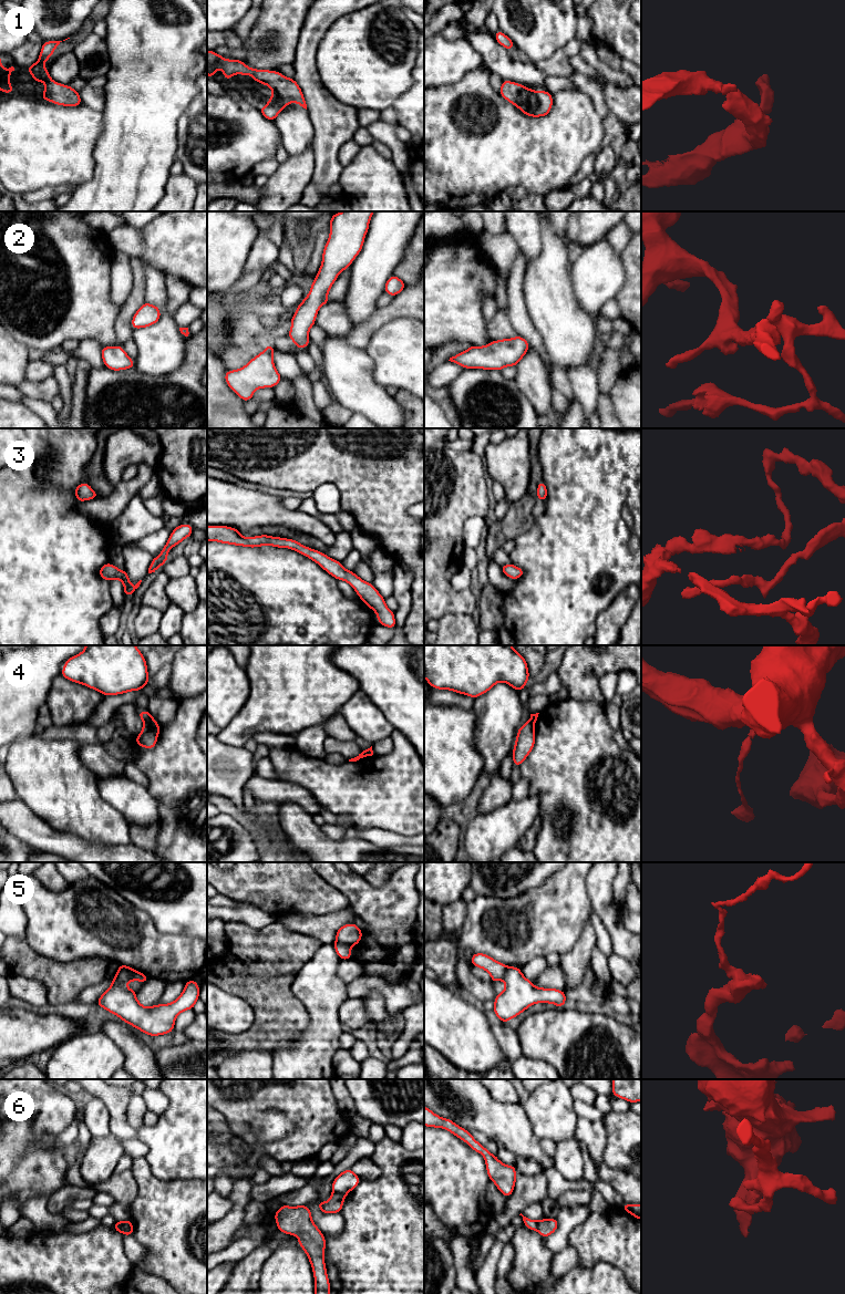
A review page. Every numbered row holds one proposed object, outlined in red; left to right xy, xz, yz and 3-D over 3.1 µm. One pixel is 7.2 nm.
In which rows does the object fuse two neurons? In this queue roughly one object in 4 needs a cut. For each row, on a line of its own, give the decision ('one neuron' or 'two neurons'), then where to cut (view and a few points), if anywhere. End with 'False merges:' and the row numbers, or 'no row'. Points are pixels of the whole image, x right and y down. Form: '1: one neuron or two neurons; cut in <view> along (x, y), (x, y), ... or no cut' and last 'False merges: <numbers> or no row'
1: one neuron; no cut
2: one neuron; no cut
3: one neuron; no cut
4: two neurons; cut in xy along (152, 718), (144, 723)
5: two neurons; cut in xy along (119, 969), (125, 970), (132, 980)
6: two neurons; cut in xz along (332, 1190), (344, 1196)
False merges: 4, 5, 6

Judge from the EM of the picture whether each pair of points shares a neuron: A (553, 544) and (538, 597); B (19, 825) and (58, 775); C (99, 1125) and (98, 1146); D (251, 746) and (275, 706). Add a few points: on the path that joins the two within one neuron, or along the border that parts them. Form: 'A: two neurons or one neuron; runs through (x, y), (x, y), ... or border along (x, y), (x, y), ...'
A: one neuron; runs through (553, 557), (552, 583)
B: two neurons; border along (17, 798), (21, 799), (51, 826)
C: two neurons; border along (110, 1132), (103, 1137), (92, 1137)
D: two neurons; border along (251, 737), (243, 746)

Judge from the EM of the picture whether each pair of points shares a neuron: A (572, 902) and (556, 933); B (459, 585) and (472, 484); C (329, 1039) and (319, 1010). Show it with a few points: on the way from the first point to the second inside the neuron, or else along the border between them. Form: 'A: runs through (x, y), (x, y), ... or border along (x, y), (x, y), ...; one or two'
A: runs through (567, 910), (556, 921), (556, 925); one
B: border along (463, 566), (451, 579), (451, 585), (457, 591); two
C: runs through (323, 1032), (323, 1017); one

